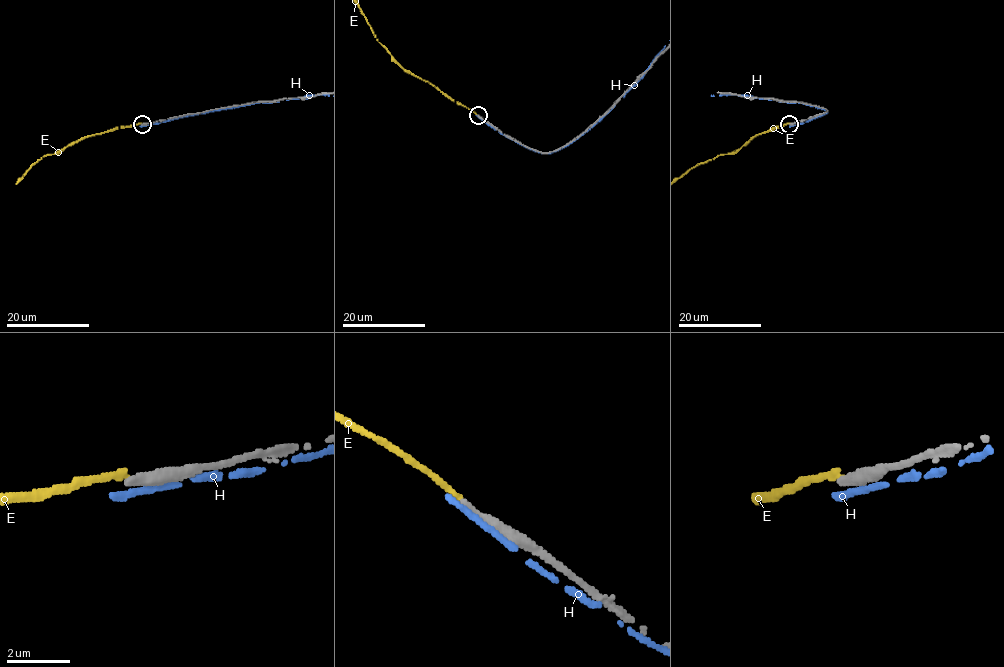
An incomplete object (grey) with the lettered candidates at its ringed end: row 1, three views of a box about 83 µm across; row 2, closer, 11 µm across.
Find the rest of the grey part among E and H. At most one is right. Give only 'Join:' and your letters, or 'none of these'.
Join: none of these

